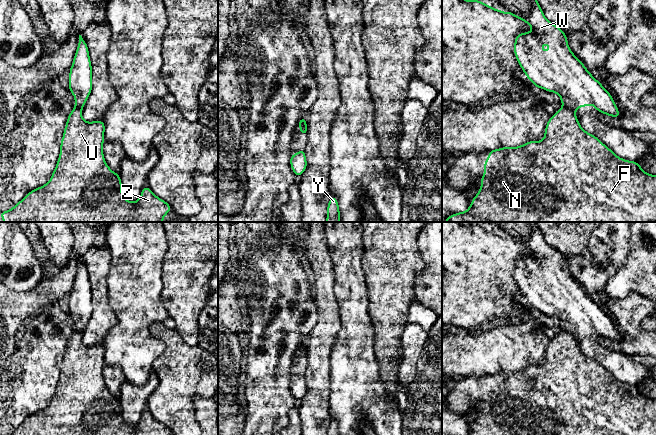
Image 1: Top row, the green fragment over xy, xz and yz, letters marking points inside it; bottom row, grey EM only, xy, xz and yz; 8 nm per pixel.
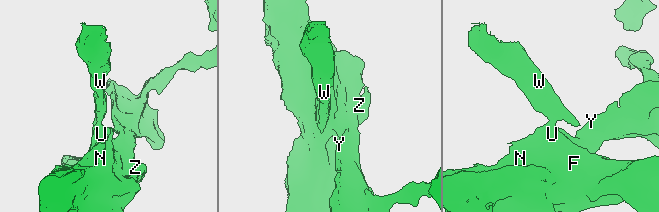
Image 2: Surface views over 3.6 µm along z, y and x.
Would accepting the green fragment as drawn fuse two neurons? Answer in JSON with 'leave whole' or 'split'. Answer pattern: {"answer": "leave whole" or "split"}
{"answer": "split"}

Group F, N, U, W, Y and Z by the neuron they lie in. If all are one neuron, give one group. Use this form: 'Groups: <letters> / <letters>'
Groups: F N U Y Z / W

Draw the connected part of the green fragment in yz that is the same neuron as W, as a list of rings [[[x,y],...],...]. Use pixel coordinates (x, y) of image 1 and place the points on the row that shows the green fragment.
[[[462,0],[478,2],[502,14],[511,14],[529,24],[534,30],[519,33],[515,38],[514,54],[526,77],[536,88],[557,93],[564,107],[574,113],[579,107],[593,105],[599,113],[618,118],[620,112],[611,94],[586,69],[568,46],[567,34],[549,22],[537,0]]]

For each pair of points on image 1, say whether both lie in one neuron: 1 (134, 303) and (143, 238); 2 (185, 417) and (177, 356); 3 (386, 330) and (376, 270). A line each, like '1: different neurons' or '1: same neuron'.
1: same neuron
2: same neuron
3: same neuron

